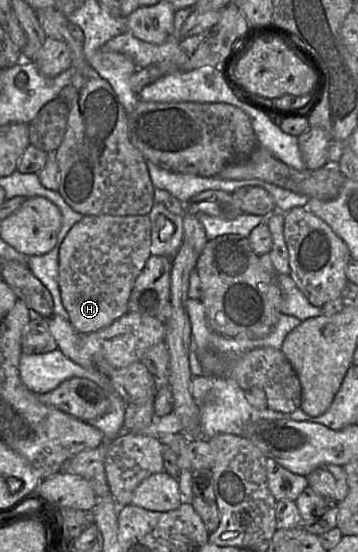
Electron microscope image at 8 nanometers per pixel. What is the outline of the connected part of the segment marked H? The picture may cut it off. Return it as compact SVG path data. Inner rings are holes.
M148 215L84 216L59 249L59 287L69 322L81 334L99 331L128 313L134 283L152 256Z

